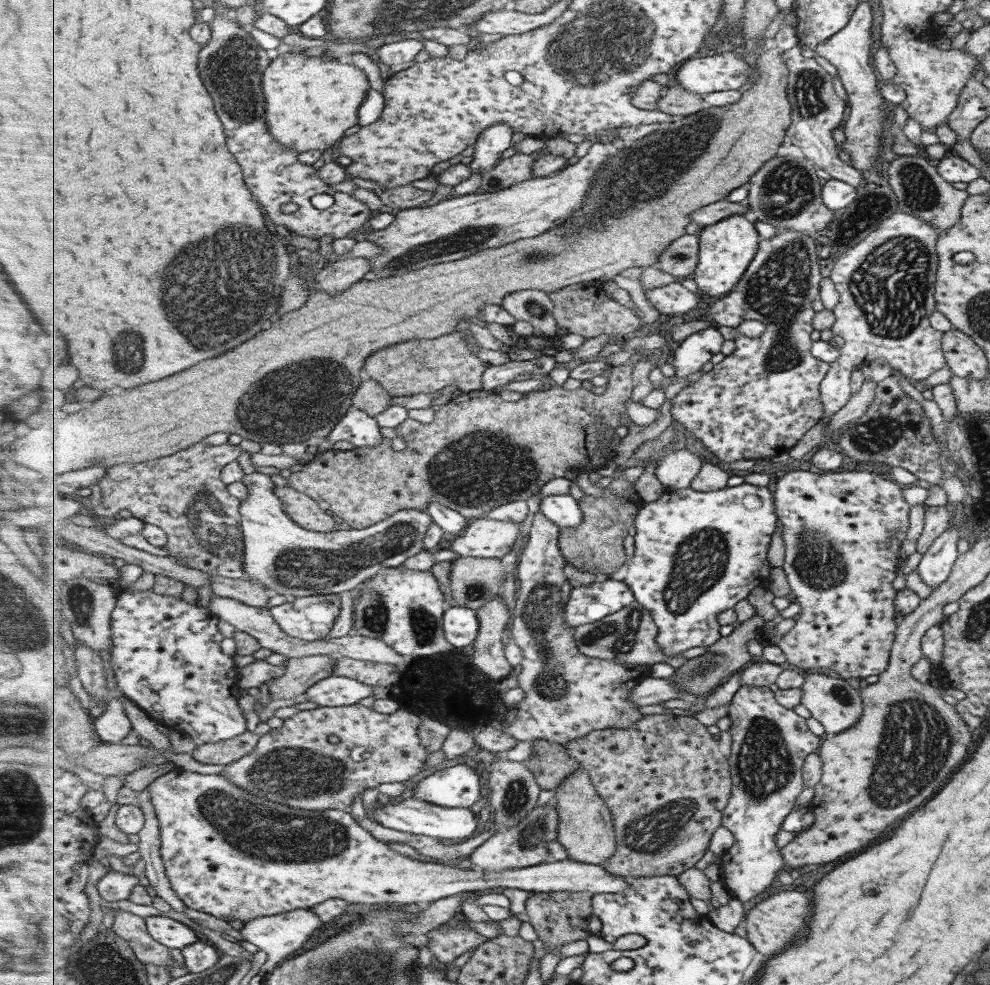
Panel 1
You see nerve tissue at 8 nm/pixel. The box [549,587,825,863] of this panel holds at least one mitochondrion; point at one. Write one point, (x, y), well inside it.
(764, 765)

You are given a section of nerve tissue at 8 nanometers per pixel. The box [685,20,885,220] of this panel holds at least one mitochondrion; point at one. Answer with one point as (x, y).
(809, 90)

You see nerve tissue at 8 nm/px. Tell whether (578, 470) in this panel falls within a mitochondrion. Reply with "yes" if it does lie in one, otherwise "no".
no

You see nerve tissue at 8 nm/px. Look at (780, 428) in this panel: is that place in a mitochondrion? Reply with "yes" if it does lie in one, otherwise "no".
no

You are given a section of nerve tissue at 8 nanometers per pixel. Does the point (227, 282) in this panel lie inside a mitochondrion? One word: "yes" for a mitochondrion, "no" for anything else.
yes

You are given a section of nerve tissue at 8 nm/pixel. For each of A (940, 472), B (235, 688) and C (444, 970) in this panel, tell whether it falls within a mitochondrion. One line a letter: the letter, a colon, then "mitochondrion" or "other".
A: other
B: other
C: other

